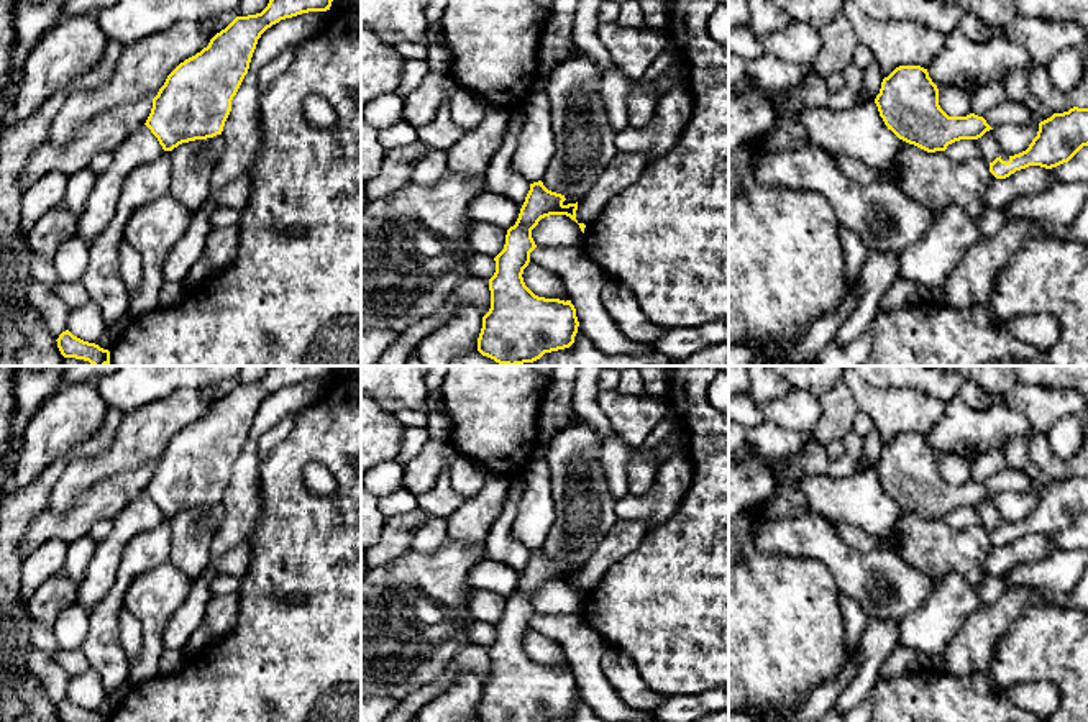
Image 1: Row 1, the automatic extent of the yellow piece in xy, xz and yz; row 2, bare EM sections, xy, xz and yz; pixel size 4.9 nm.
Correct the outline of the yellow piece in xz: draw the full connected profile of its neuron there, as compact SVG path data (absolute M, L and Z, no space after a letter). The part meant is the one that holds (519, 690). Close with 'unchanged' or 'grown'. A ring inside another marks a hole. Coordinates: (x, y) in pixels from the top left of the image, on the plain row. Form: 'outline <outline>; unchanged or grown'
outline M542 548L530 551L517 589L507 597L504 617L494 625L491 676L478 706L481 722L545 722L574 711L579 689L571 668L538 665L522 645L537 615L532 597L542 586L566 583L578 591L578 569L565 573L565 568Z; unchanged

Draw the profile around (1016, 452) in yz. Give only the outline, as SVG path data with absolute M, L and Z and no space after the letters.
M1029 435L1014 436L1004 448L1006 468L1022 471L1029 463Z

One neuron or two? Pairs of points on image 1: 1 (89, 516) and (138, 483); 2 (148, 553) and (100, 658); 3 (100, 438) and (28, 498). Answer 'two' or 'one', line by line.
1: one
2: one
3: one

